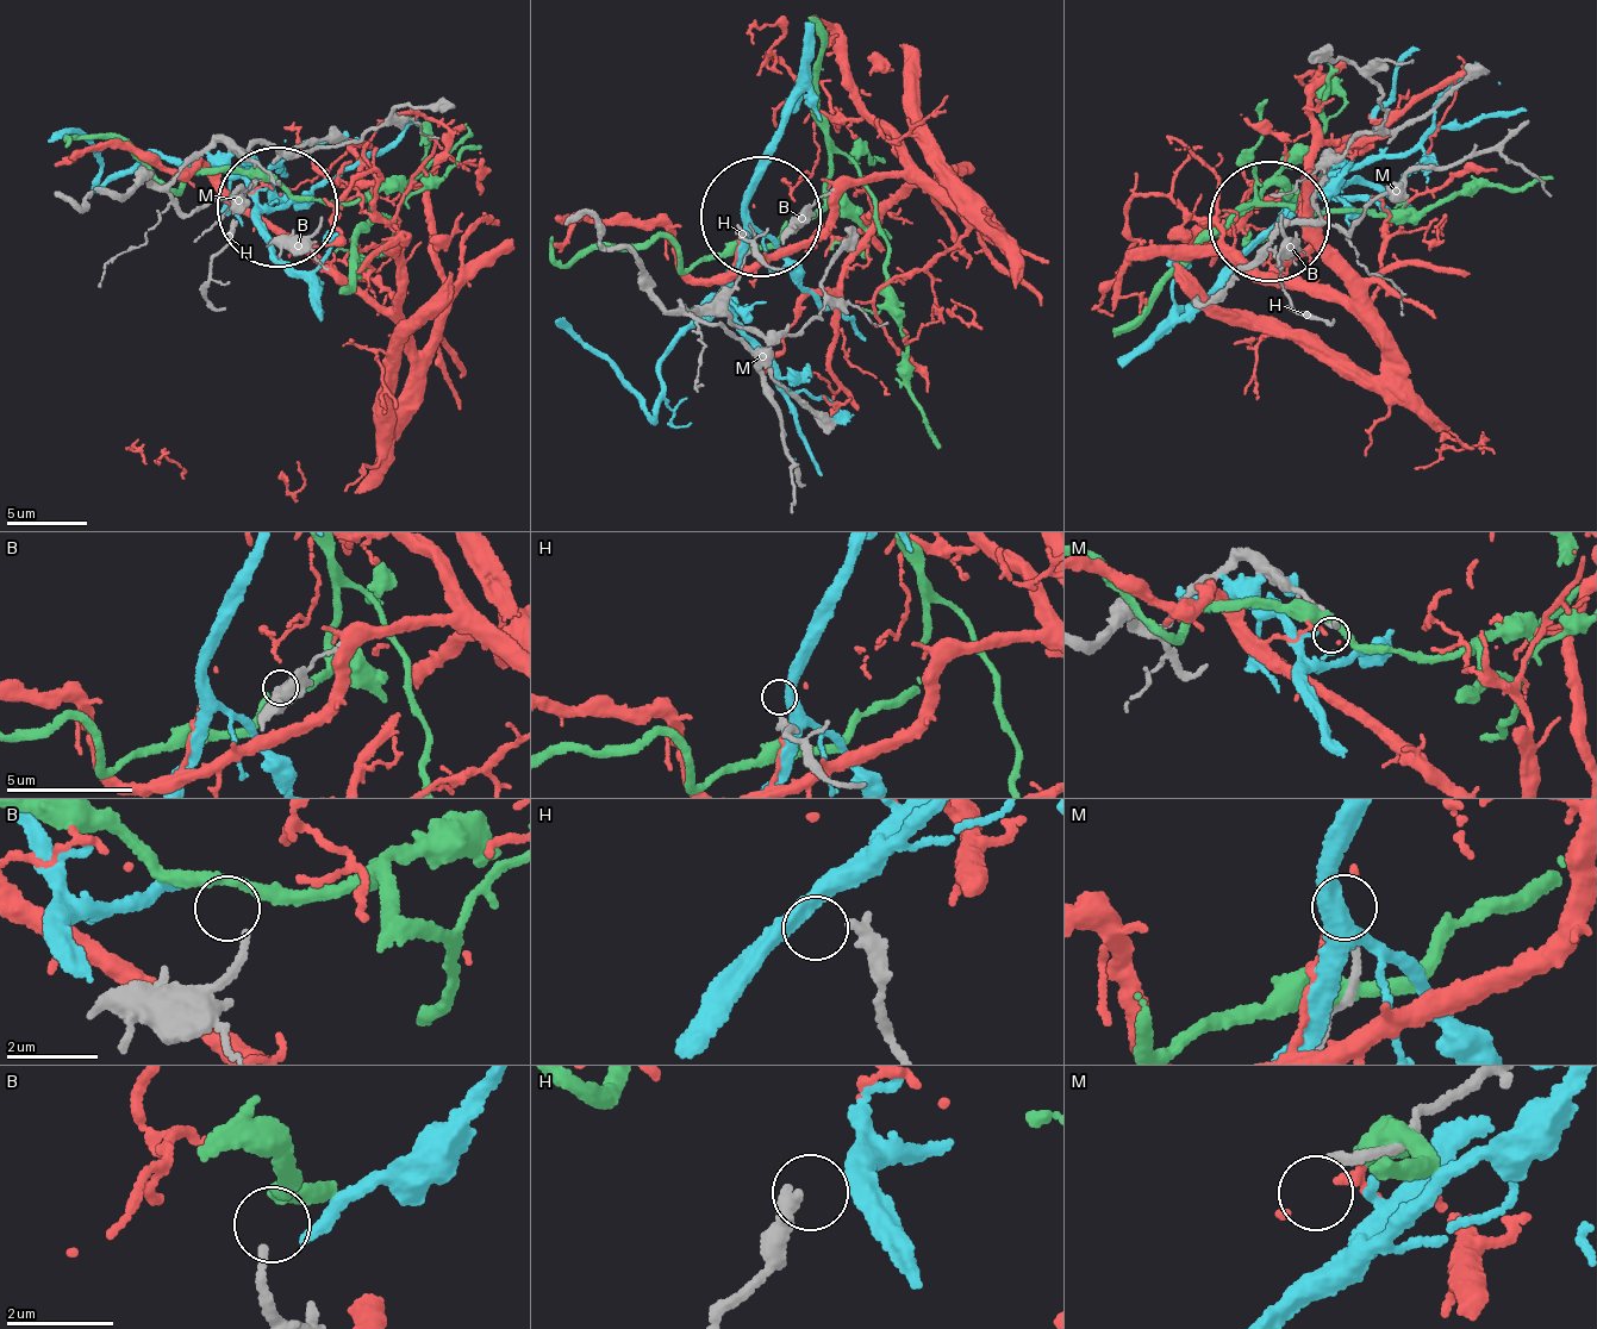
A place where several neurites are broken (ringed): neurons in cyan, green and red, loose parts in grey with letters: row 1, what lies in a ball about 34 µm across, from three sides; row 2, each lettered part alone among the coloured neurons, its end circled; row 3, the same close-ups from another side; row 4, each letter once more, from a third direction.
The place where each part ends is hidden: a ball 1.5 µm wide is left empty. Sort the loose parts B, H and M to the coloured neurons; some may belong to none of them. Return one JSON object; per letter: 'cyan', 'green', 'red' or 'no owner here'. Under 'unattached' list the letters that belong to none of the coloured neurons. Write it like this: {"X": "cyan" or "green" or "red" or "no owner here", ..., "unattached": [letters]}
{"B": "green", "H": "no owner here", "M": "no owner here", "unattached": ["H", "M"]}

